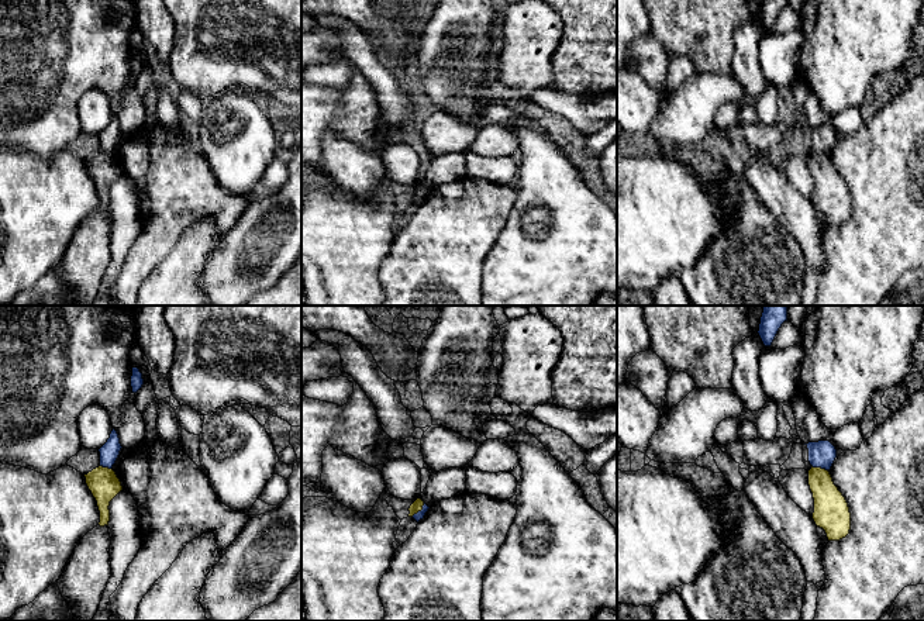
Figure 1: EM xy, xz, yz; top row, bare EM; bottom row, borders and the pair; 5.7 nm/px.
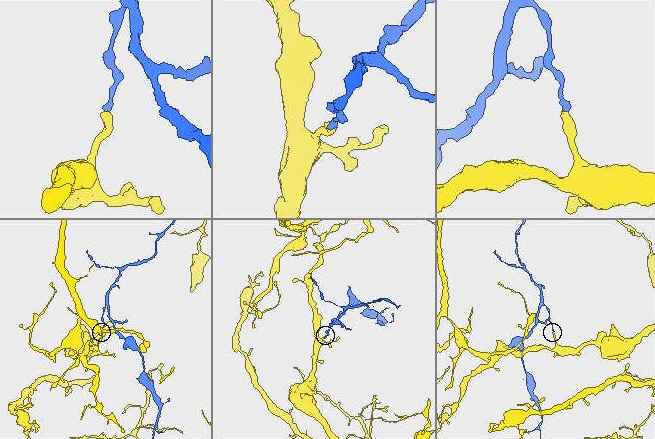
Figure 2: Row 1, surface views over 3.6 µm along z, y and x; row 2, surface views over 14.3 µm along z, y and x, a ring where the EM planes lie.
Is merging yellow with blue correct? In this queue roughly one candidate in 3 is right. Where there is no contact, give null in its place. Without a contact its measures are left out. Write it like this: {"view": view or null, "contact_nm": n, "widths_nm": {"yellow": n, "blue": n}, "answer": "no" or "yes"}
{"view": "xz", "contact_nm": 110, "widths_nm": {"yellow": 60, "blue": 50}, "answer": "no"}

